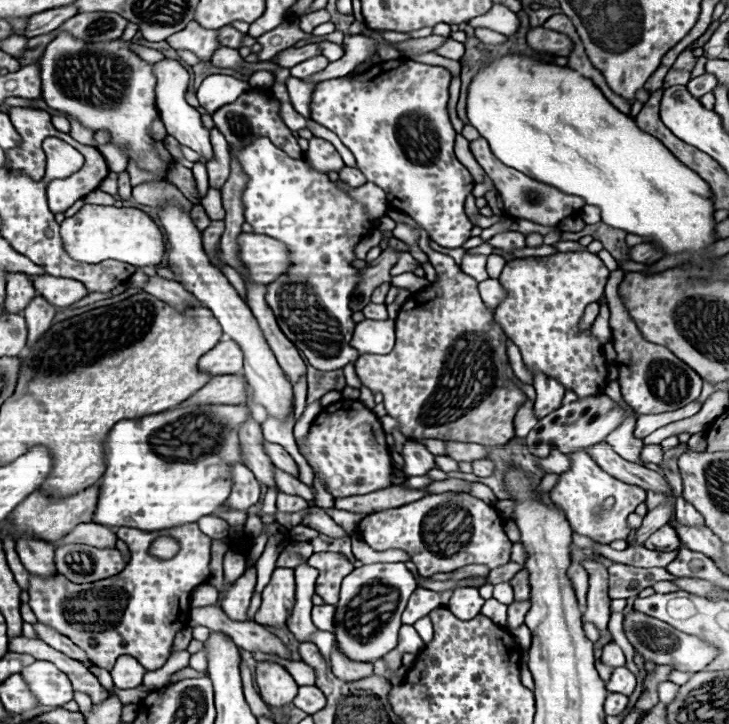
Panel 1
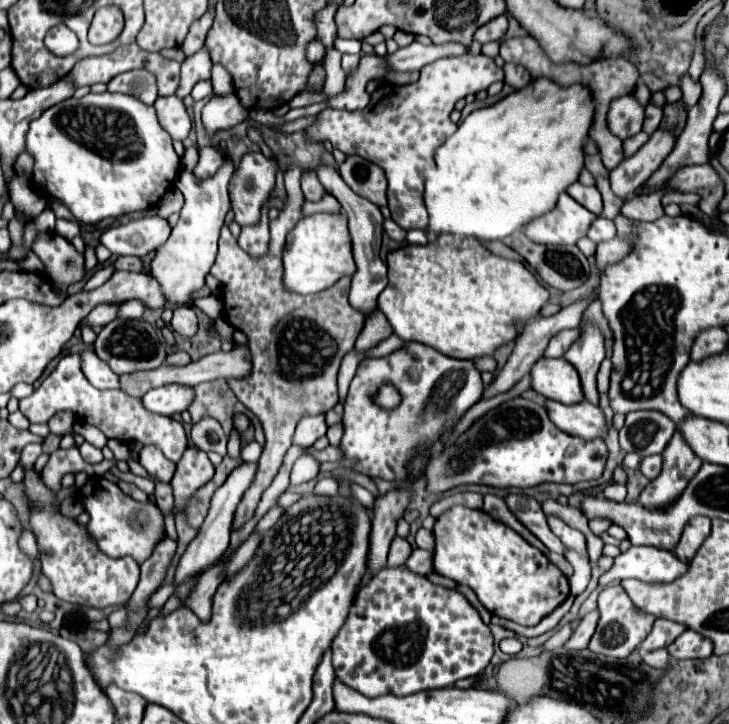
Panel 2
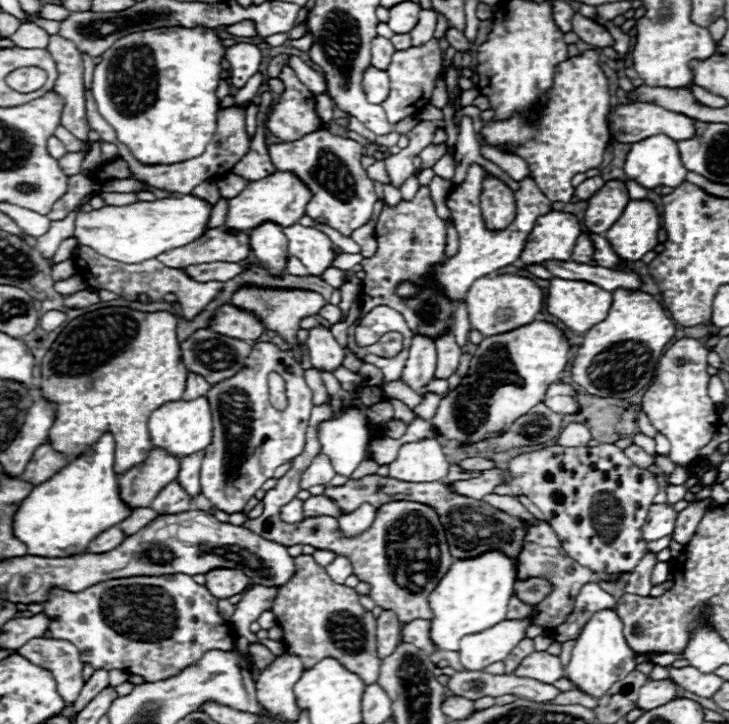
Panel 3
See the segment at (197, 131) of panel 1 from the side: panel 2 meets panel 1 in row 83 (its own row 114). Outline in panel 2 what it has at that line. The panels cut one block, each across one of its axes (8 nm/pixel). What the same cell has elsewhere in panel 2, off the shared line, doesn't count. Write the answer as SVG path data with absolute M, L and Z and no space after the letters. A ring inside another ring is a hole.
M162 96L154 102L154 108L158 114L158 122L174 140L184 140L188 136L192 120L178 96Z

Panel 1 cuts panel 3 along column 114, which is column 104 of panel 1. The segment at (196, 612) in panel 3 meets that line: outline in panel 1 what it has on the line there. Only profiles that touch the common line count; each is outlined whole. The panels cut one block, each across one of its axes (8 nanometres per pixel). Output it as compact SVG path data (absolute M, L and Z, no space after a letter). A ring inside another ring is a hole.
M198 524L178 526L176 530L160 530L162 534L140 534L140 530L118 530L116 536L130 548L132 560L116 578L92 582L92 586L76 586L68 578L54 574L52 578L30 576L30 608L38 622L52 626L80 646L86 656L100 668L112 670L118 656L134 656L147 671L162 667L178 630L184 630L190 612L190 592L204 584L210 576L210 544L212 538L202 534ZM158 536L172 536L180 542L180 552L172 560L156 560L148 554L148 546Z

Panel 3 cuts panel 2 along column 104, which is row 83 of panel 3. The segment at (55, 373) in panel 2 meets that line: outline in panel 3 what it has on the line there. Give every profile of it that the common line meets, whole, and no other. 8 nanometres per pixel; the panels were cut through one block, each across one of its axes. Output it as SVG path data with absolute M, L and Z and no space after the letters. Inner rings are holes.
M432 38L424 46L394 52L392 62L388 66L390 94L388 94L388 102L382 102L388 122L396 124L396 122L404 120L406 116L414 116L418 110L422 110L426 104L430 104L432 90L436 84L436 76L440 72L440 62L442 62L442 58L440 58L440 48L438 48L436 38Z

